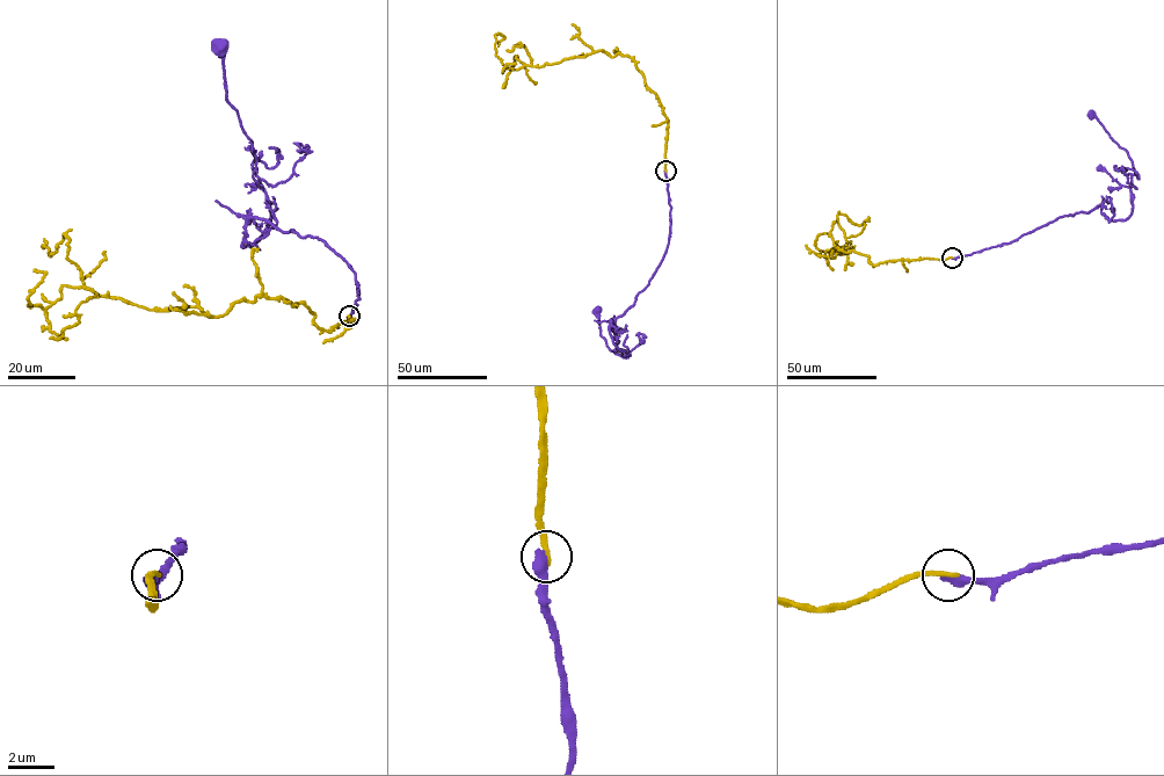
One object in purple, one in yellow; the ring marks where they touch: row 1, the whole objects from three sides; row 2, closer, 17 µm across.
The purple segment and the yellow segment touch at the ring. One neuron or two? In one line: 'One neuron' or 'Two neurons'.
Two neurons

